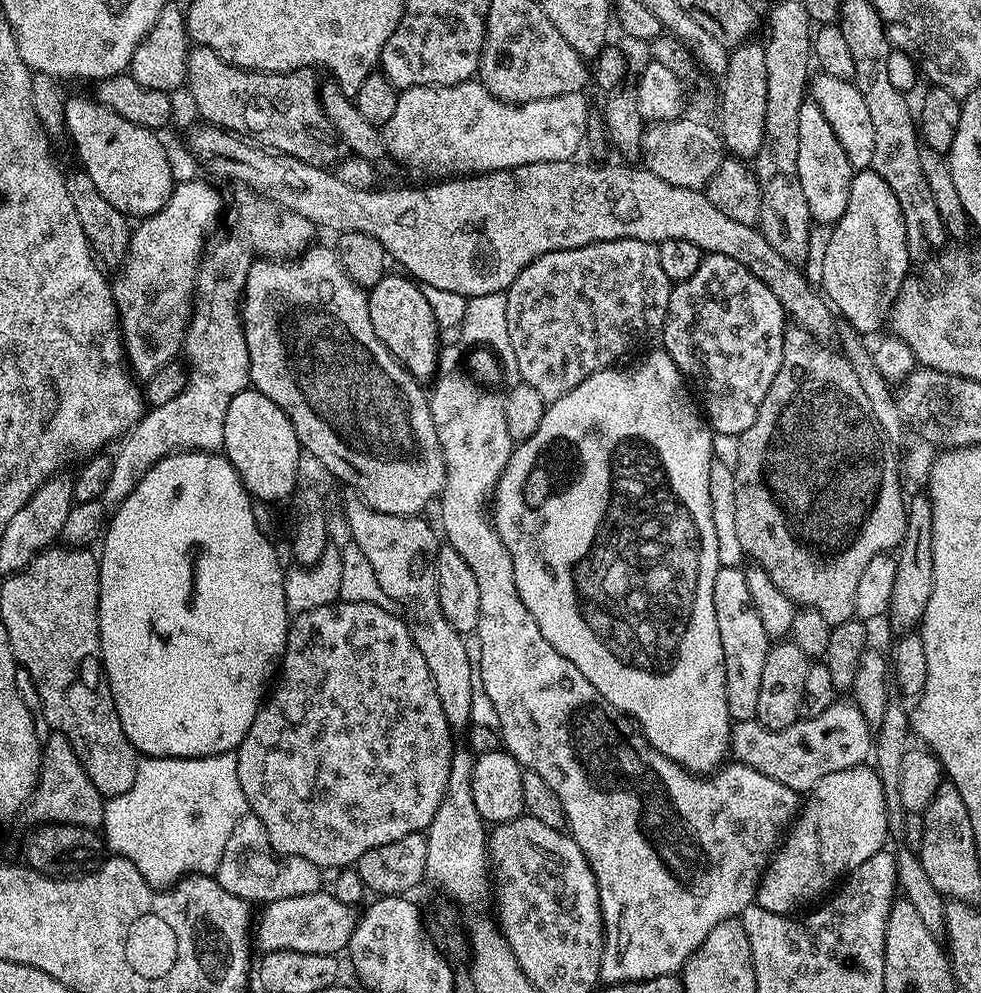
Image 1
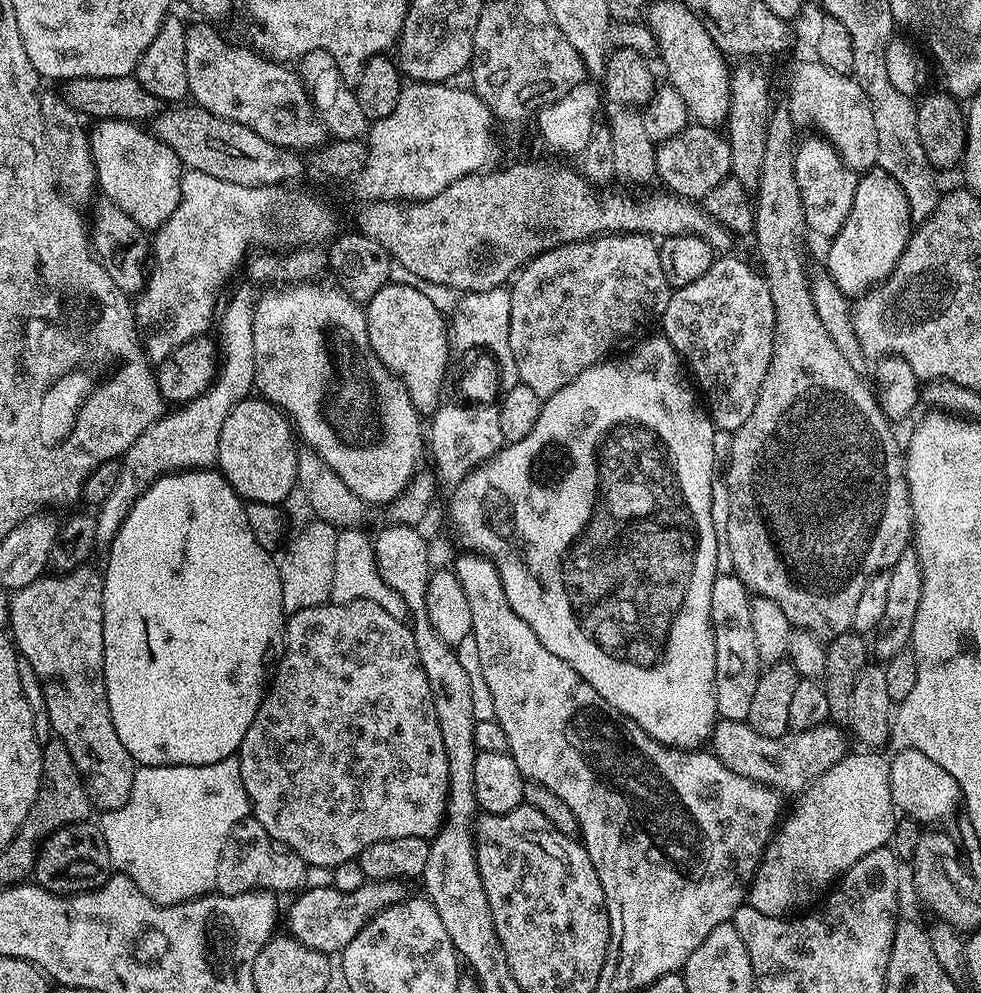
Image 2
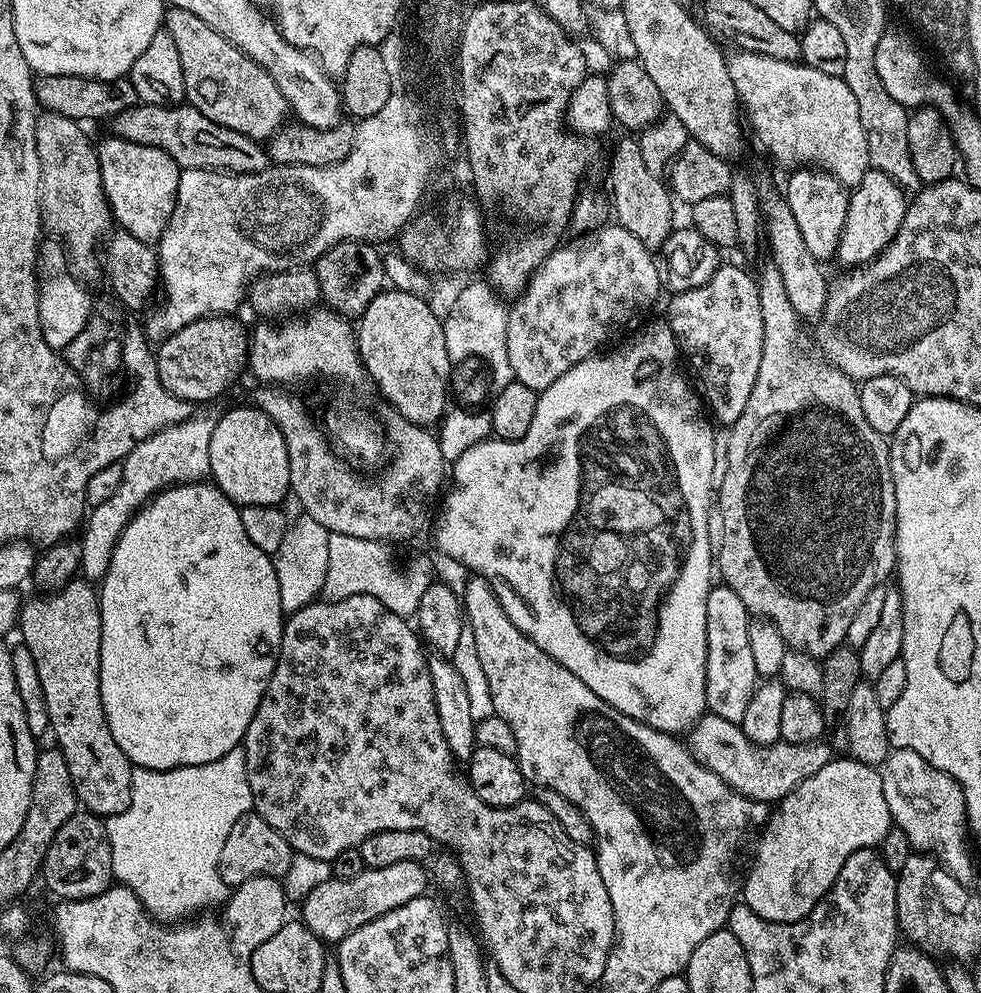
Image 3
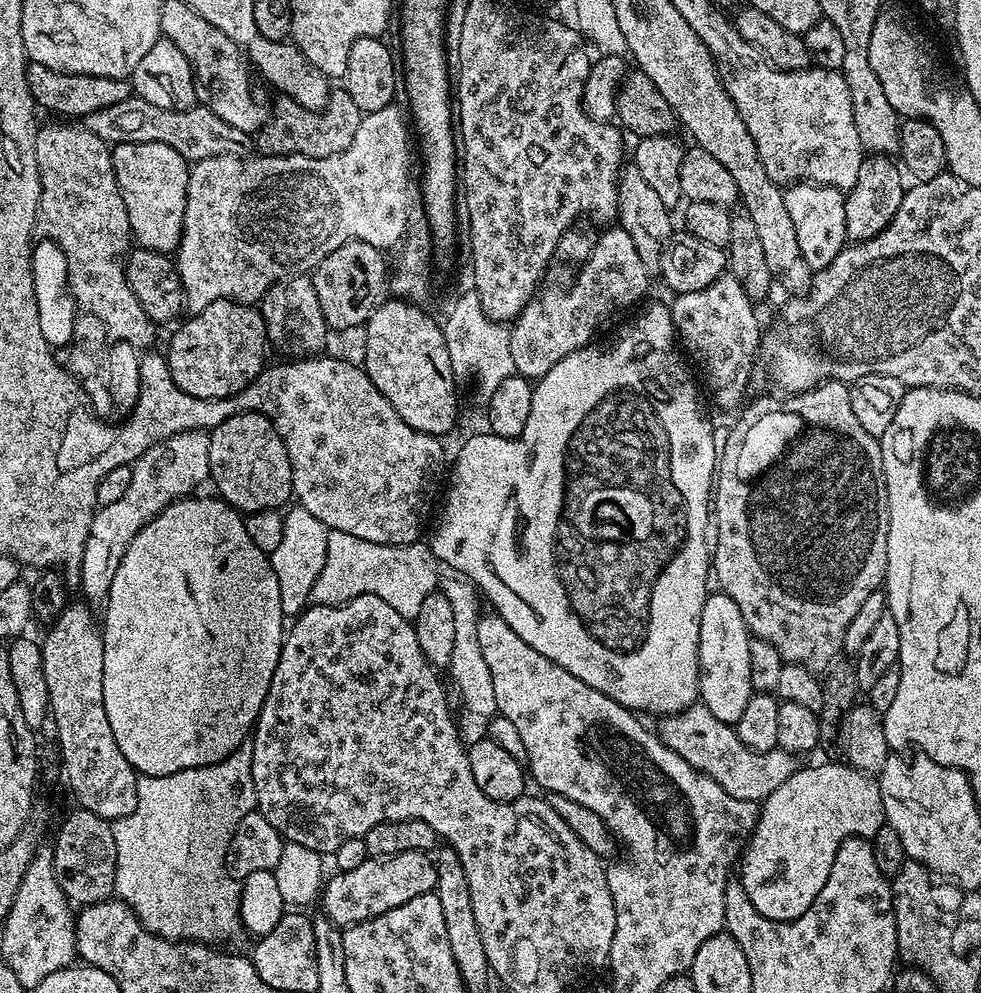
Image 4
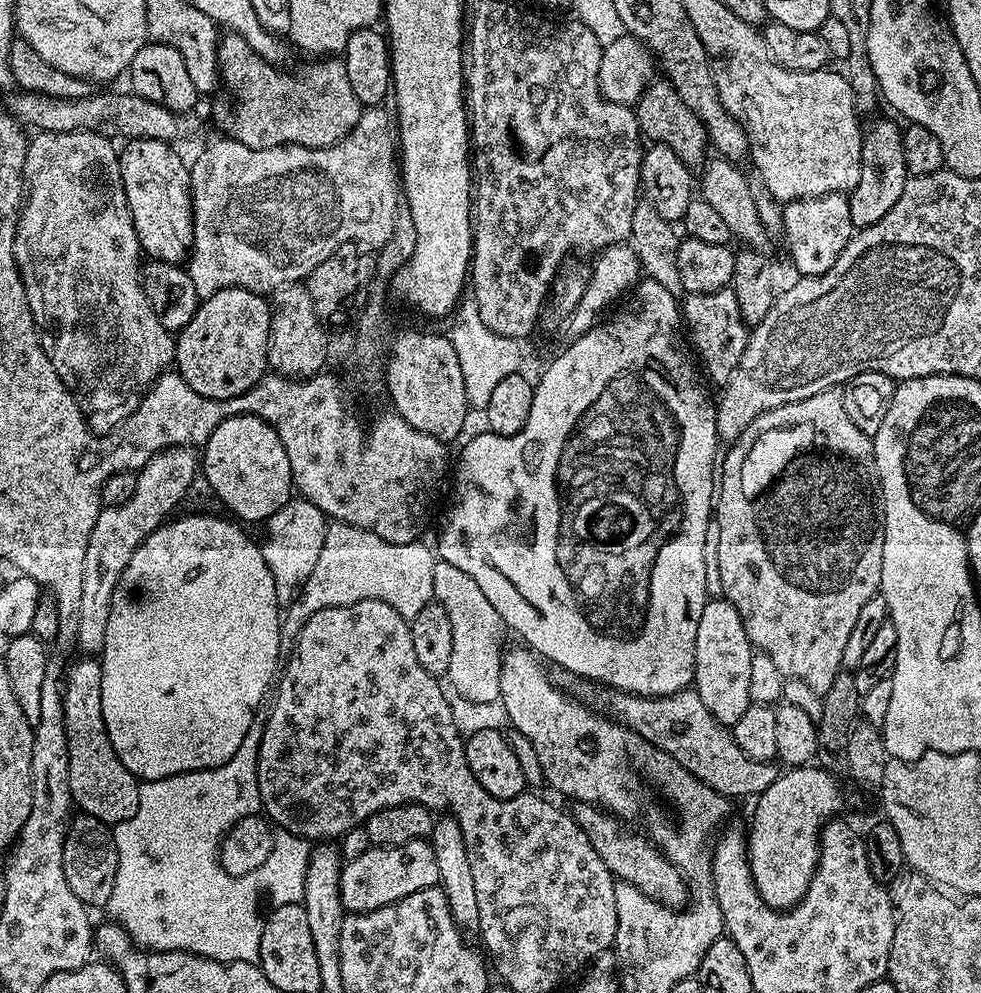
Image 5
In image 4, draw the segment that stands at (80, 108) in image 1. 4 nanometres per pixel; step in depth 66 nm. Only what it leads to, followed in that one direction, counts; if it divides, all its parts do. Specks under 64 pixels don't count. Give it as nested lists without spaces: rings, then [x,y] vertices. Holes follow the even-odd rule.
[[[162,142],[117,144],[111,149],[114,178],[128,215],[128,231],[139,247],[175,253],[184,225],[189,161]]]

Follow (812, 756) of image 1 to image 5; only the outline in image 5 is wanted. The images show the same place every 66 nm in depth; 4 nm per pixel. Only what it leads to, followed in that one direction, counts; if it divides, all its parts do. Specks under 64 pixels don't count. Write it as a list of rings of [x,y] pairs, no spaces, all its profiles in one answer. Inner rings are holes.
[[[615,690],[605,693],[604,704],[615,719],[642,734],[646,742],[670,754],[670,758],[690,770],[694,778],[706,782],[706,786],[710,786],[715,792],[721,792],[729,798],[756,798],[775,782],[777,765],[742,754],[738,742],[734,742],[731,727],[718,722],[718,718],[714,718],[714,714],[706,710],[706,702],[702,702],[702,698],[694,690],[676,692],[672,696],[636,696],[632,692]]]

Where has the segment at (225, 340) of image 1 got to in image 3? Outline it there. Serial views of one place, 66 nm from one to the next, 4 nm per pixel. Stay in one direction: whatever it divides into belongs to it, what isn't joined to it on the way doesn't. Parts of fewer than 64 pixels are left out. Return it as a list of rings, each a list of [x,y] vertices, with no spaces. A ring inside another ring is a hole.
[[[194,414],[189,420],[166,426],[150,438],[138,442],[134,450],[122,461],[122,482],[118,490],[102,506],[91,509],[82,524],[84,537],[79,537],[81,546],[80,572],[89,582],[103,581],[114,554],[114,546],[122,530],[132,517],[156,495],[174,484],[204,482],[210,476],[210,440],[214,434],[216,420],[213,417]]]

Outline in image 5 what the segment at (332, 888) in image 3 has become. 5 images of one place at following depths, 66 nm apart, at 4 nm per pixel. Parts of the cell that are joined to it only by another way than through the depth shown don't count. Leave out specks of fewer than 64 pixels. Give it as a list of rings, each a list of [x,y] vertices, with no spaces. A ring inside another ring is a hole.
[[[411,840],[402,846],[393,848],[370,847],[358,858],[347,861],[340,870],[341,904],[345,913],[373,912],[382,906],[397,904],[402,898],[410,894],[418,894],[418,890],[426,890],[439,885],[438,862],[434,862],[434,850],[428,840]]]

